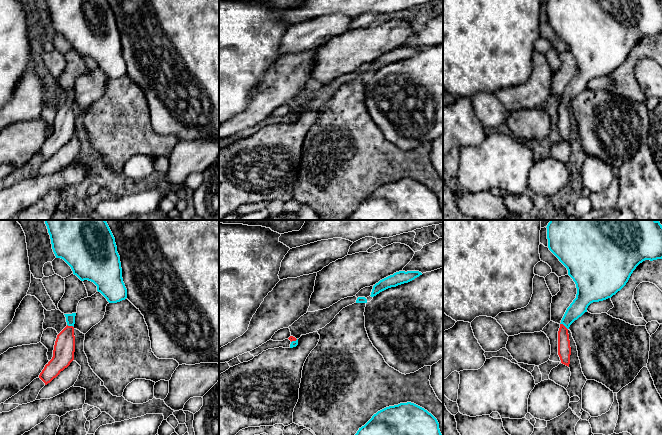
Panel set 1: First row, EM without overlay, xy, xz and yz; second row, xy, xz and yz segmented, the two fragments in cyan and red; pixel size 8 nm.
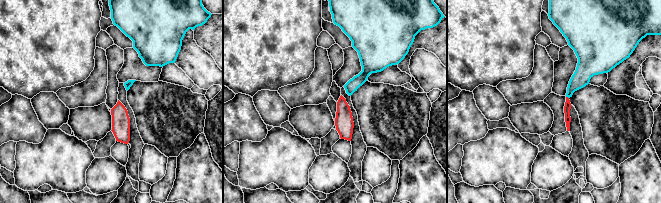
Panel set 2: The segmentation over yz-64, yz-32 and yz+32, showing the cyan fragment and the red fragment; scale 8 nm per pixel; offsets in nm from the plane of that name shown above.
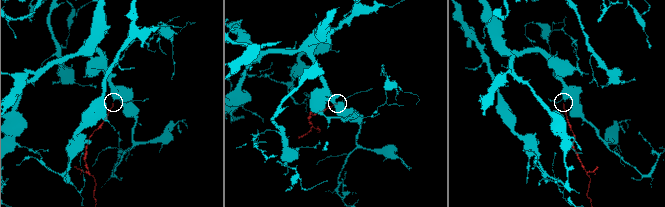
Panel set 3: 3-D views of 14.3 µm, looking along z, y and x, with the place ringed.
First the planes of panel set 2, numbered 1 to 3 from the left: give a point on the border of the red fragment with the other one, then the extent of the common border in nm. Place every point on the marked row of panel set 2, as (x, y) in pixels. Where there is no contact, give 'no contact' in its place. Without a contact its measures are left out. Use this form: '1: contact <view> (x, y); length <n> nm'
1: no contact
2: no contact
3: contact yz+32 (567, 96); length 30 nm

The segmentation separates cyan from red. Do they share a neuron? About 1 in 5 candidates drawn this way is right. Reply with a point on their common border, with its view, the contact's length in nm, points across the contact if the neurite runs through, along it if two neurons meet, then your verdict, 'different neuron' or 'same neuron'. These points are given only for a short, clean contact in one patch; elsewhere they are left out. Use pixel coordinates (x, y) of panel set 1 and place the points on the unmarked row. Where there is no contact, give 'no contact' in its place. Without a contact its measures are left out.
contact yz (564, 101); length 80 nm; way yz (578, 83), (564, 101), (564, 126); same neuron

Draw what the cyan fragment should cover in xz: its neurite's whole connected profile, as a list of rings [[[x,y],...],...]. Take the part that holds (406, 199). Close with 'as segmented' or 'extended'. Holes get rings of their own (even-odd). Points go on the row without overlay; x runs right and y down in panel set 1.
[[[411,179],[386,183],[349,215],[349,220],[443,220],[437,195],[424,184]]]; as segmented

